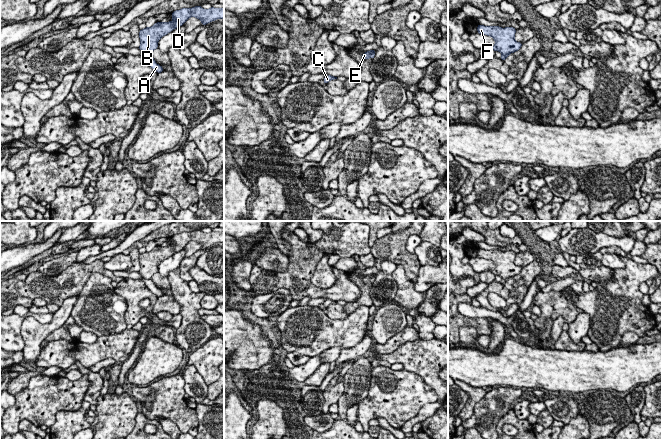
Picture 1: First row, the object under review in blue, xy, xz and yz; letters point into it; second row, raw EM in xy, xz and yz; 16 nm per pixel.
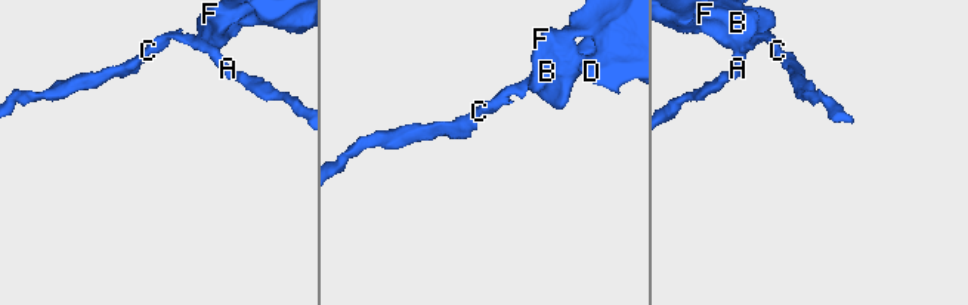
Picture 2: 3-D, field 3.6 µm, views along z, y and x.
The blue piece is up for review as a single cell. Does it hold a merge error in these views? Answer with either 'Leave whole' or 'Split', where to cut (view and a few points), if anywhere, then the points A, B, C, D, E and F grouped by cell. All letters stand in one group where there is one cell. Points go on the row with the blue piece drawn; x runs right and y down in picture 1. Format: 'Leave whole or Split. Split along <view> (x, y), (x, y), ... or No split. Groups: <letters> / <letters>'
Split. Split along xy (143, 53), (150, 55). Groups: A C E / B D F

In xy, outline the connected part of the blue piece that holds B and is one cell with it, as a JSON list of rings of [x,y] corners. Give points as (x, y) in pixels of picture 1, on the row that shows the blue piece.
[[[195,6],[176,10],[171,15],[172,21],[156,22],[153,26],[139,31],[140,46],[138,48],[144,55],[151,55],[158,48],[158,41],[163,36],[182,26],[190,17],[198,18],[204,26],[217,19],[224,19],[224,8],[204,9],[201,6]]]

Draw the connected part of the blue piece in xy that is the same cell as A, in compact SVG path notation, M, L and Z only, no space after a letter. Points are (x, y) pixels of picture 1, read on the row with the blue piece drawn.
M142 55L145 59L145 61L149 64L149 66L155 70L157 73L161 73L164 71L161 65L158 65L154 58L151 55Z

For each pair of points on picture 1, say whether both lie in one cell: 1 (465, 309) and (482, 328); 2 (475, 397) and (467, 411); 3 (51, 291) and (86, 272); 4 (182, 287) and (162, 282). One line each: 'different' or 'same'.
1: different
2: same
3: same
4: different

